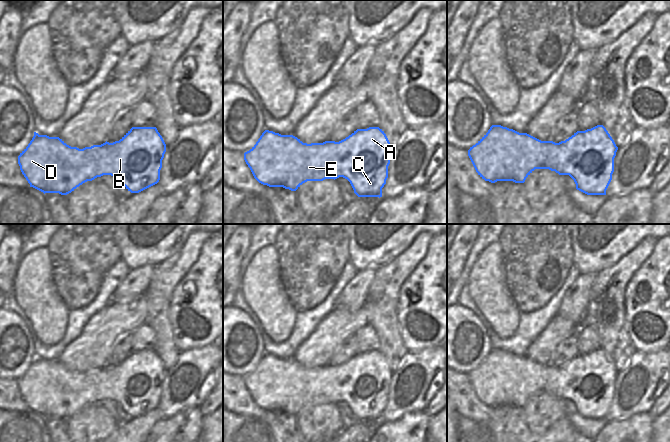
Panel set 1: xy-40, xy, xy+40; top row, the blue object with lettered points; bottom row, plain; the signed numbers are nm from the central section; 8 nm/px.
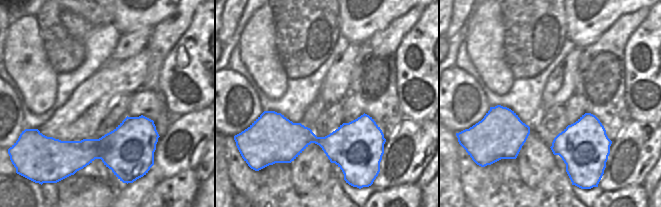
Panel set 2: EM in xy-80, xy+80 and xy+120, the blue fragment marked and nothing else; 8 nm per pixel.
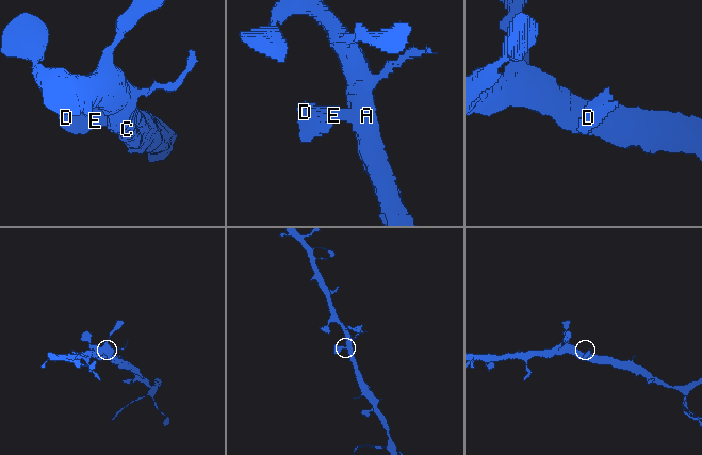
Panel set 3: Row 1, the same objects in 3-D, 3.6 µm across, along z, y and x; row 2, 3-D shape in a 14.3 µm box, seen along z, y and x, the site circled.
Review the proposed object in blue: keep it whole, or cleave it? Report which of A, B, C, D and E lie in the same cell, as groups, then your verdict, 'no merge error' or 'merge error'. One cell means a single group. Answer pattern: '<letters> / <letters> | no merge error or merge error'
A B C D E | no merge error

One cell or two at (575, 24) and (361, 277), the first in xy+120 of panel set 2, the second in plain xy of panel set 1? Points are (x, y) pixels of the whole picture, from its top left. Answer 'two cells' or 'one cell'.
two cells

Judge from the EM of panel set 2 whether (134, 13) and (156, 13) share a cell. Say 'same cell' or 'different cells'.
same cell

